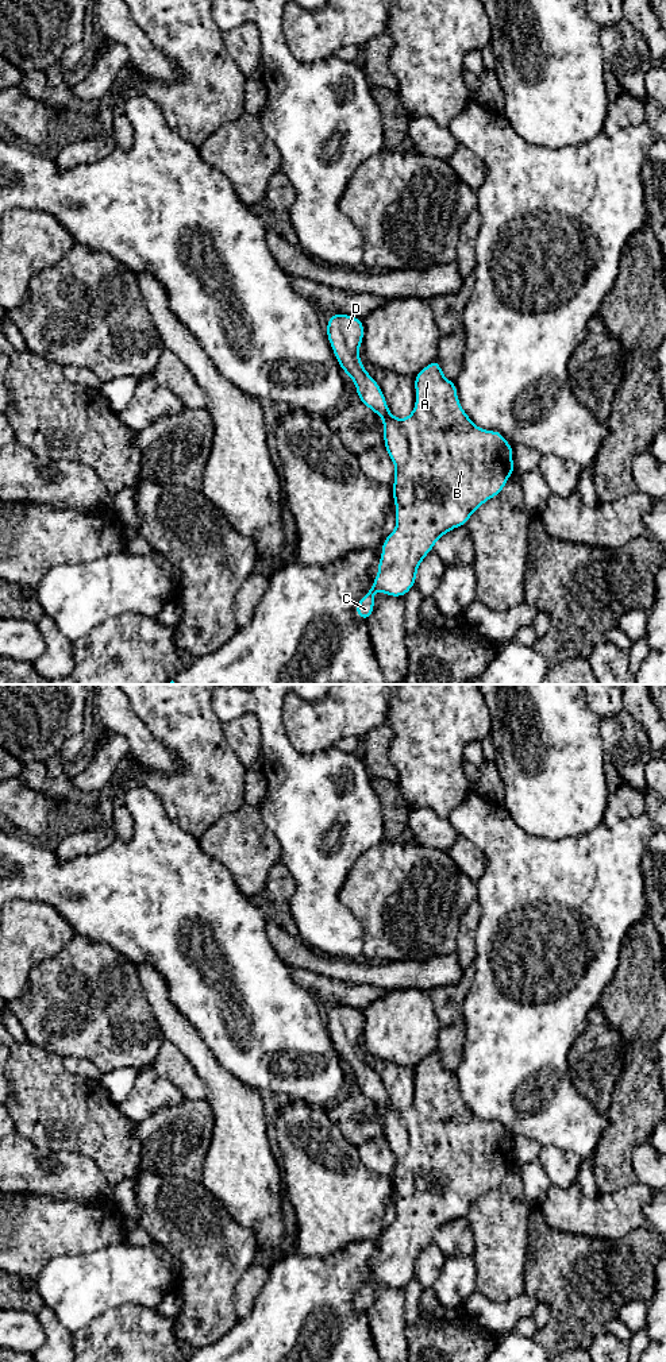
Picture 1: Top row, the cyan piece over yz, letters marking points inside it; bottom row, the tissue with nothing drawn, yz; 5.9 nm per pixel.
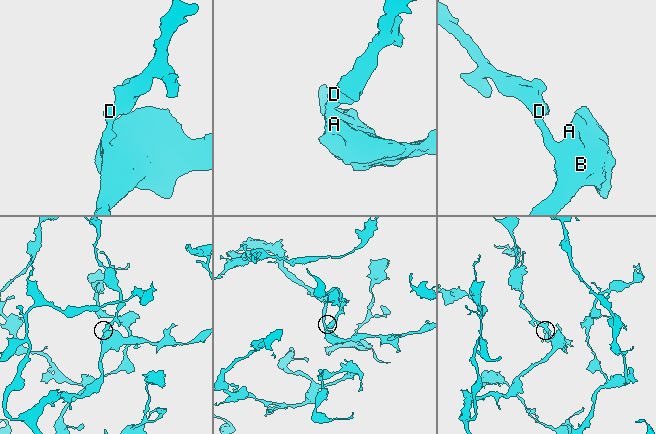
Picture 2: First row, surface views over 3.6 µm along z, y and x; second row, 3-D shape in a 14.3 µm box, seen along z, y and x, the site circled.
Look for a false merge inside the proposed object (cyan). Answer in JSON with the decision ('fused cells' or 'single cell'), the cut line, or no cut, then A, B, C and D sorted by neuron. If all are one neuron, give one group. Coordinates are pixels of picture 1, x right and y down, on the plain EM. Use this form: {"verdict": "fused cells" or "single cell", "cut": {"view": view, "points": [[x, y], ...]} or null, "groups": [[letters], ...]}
{"verdict": "single cell", "cut": null, "groups": [["A", "B", "C", "D"]]}

